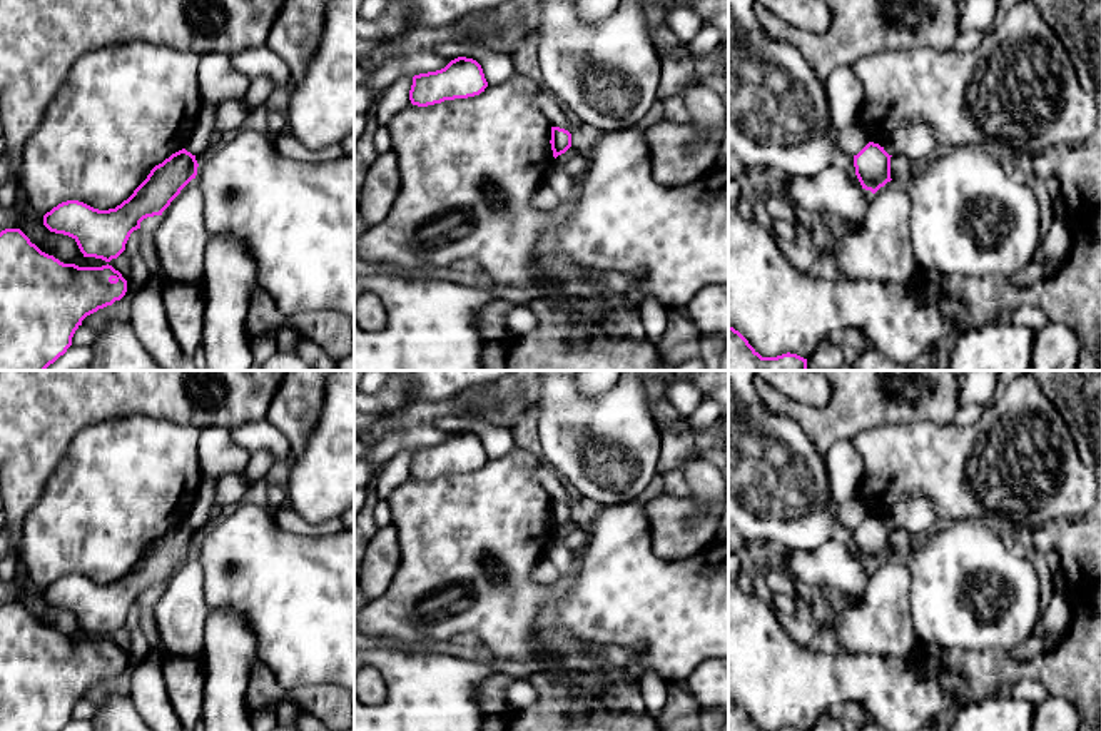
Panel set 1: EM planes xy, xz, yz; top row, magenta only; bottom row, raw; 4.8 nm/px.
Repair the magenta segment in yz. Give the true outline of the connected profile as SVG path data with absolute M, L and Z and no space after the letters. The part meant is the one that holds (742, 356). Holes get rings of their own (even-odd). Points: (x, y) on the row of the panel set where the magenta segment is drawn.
M728 325L728 371L807 371L807 359L790 352L762 357L738 330Z

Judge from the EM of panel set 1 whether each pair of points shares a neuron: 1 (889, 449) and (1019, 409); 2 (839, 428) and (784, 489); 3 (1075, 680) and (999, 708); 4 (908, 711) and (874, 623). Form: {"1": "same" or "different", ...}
{"1": "same", "2": "different", "3": "different", "4": "different"}

